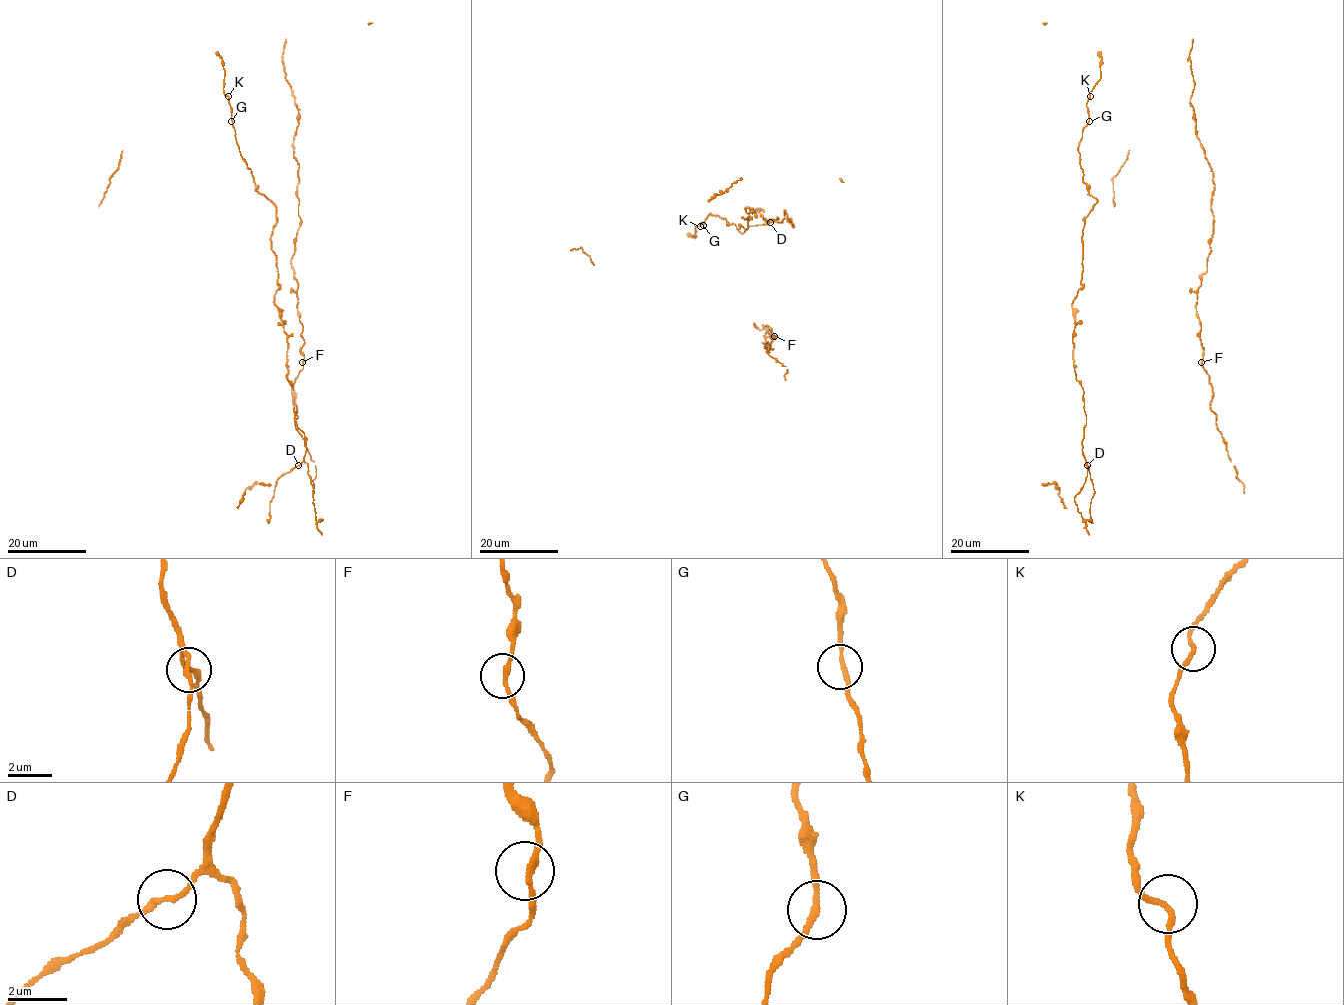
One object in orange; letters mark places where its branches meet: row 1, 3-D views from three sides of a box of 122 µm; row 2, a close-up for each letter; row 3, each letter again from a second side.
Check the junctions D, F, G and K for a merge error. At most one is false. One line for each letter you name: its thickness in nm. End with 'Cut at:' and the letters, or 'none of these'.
Cut at: none of these

